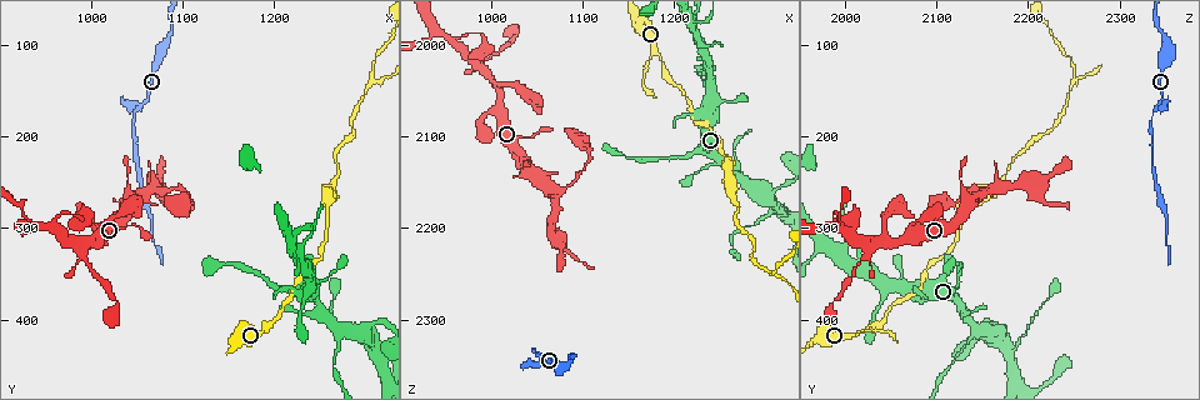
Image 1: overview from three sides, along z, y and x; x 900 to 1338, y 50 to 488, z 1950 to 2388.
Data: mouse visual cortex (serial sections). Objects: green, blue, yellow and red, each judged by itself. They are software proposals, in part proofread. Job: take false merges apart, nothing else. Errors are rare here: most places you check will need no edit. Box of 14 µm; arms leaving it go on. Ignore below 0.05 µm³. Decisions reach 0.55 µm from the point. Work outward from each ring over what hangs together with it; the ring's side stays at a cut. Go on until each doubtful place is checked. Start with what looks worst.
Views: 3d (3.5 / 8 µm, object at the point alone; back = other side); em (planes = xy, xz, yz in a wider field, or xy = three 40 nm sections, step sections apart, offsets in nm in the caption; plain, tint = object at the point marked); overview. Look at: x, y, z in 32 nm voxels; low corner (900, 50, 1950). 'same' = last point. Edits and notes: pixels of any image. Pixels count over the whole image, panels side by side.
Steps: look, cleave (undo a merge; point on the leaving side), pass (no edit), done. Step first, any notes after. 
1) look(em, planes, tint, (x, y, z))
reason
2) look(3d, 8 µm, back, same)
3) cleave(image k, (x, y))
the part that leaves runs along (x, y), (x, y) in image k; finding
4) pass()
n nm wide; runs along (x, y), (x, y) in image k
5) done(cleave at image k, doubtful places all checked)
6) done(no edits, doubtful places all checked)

look(em, xy, step 5, tint, (1305, 140, 2245))
three arms meet

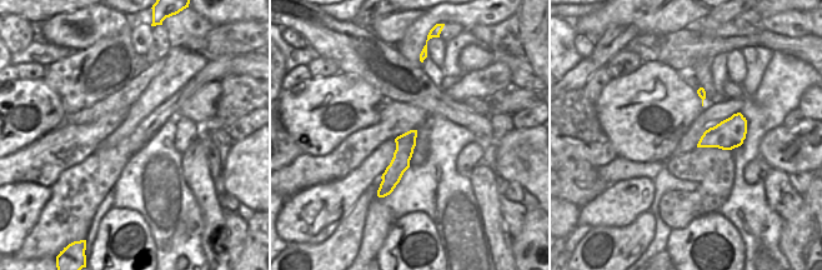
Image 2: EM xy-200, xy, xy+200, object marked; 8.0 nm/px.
look(3d, 3.5 µm, same)
see where the arms go

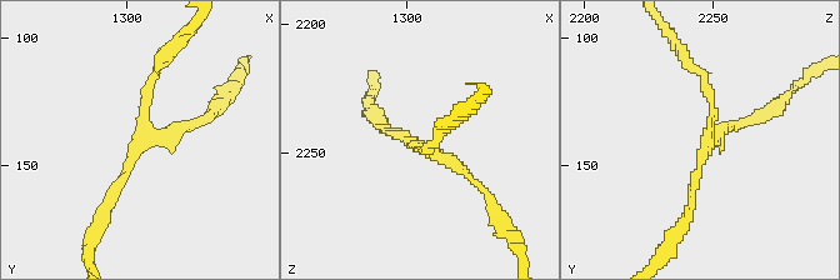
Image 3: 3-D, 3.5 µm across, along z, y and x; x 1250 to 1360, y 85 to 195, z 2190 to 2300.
pass()
runs along (106, 206), (145, 134), (156, 69) in image 3; one cell here

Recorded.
look(3d, 3.5 µm, (1315, 435, 2175))
small branch off a trunk

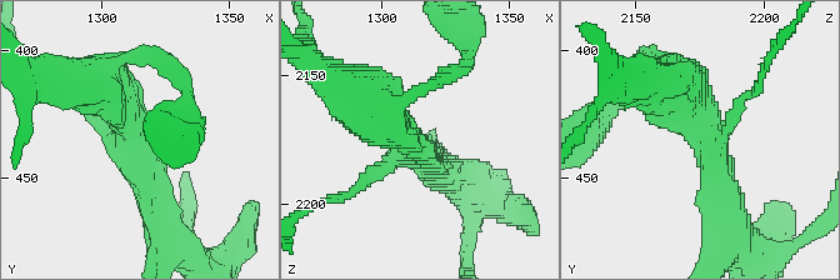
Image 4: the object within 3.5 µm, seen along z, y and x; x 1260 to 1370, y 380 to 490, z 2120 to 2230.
look(em, xy, step 5, tint, (1311, 431, 2176))
3 arms; arms of 150, 400, 600 nm

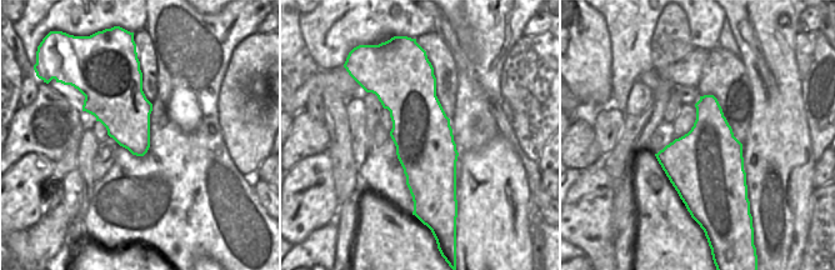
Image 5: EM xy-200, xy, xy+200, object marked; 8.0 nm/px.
pass()
runs along (656, 81), (708, 135), (730, 204) in image 4; one cell here

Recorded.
look(3d, 3.5 µm, (1050, 175, 2335))
a narrow waist

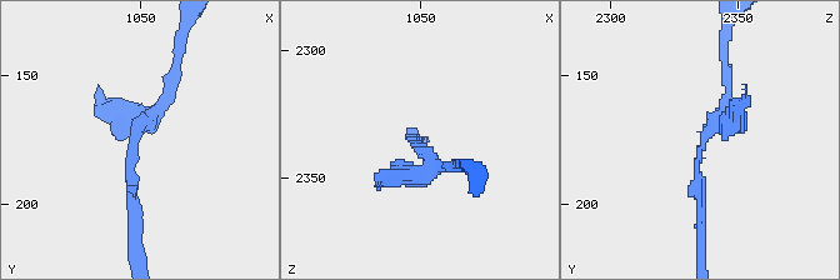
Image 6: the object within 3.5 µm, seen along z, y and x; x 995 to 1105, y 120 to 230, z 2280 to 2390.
look(em, xy, step 1, tint, (1047, 181, 2335))
arms of 150, 150 nm

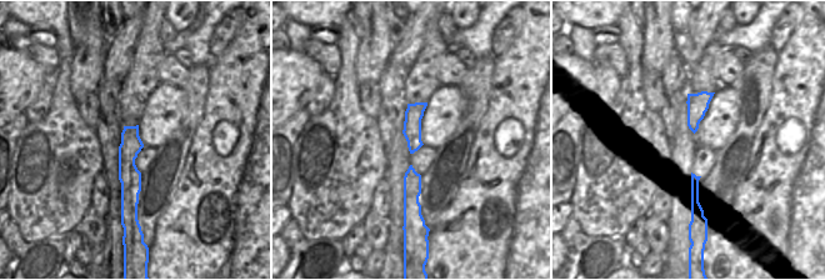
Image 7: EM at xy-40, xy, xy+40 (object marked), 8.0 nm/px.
pass()
runs along (135, 129), (124, 205) in image 7; continuous, no second cell

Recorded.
done(no edits, doubtful places all checked)

